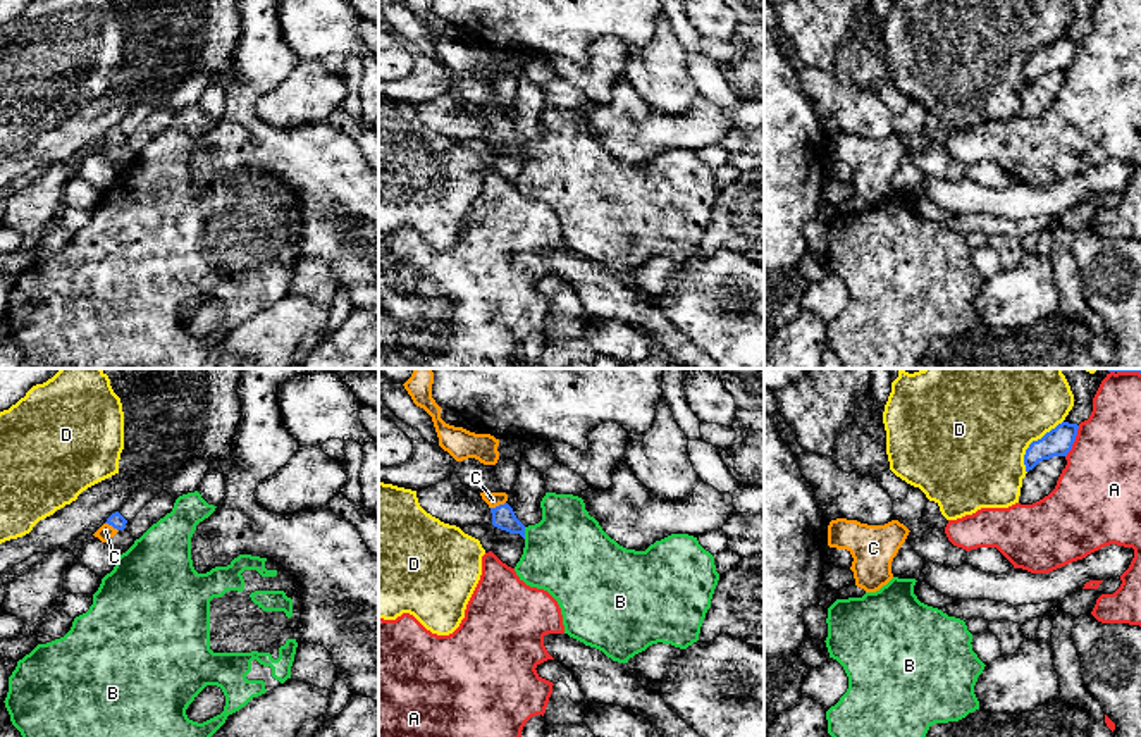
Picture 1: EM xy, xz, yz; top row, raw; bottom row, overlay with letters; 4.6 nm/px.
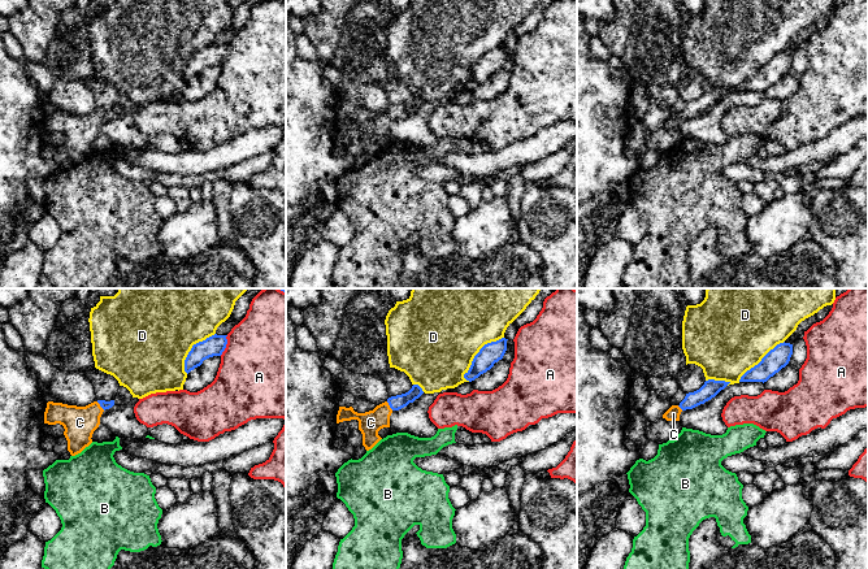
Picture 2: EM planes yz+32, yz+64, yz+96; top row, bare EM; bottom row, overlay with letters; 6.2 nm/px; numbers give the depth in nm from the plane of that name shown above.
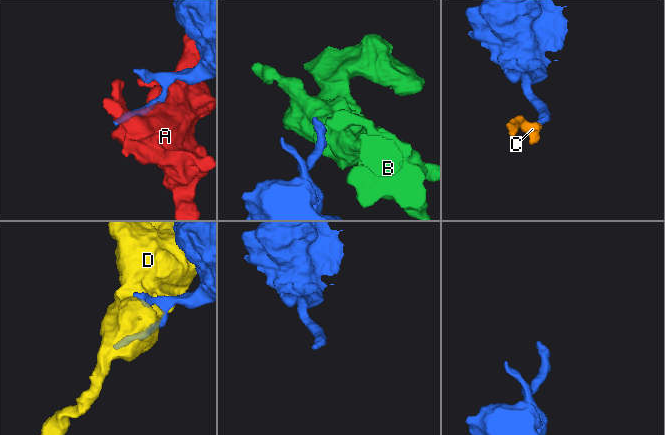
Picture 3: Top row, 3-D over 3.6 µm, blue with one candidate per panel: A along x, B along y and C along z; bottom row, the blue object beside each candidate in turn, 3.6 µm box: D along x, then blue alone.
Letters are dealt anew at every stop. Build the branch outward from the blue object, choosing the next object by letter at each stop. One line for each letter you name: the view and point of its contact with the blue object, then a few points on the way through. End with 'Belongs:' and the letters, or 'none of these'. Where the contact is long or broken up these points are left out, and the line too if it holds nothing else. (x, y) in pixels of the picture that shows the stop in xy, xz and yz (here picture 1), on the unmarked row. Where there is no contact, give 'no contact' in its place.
C: contact xz (499, 119); way xz (503, 131), (499, 119), (493, 114)
Belongs: C

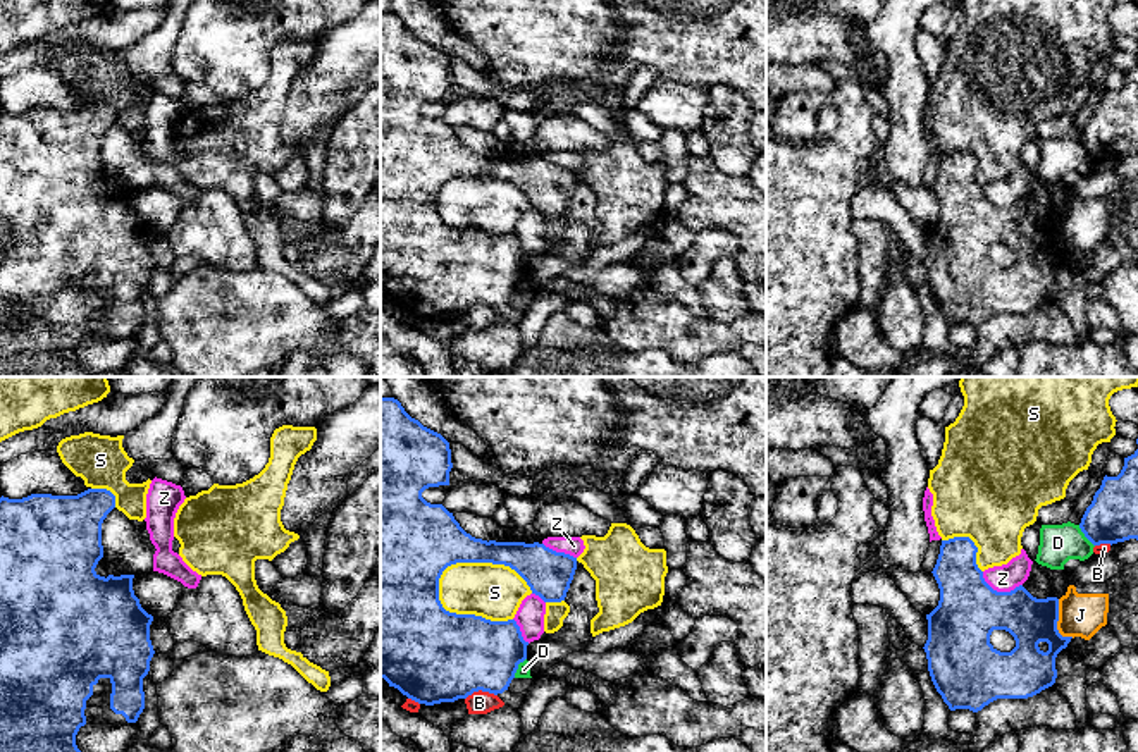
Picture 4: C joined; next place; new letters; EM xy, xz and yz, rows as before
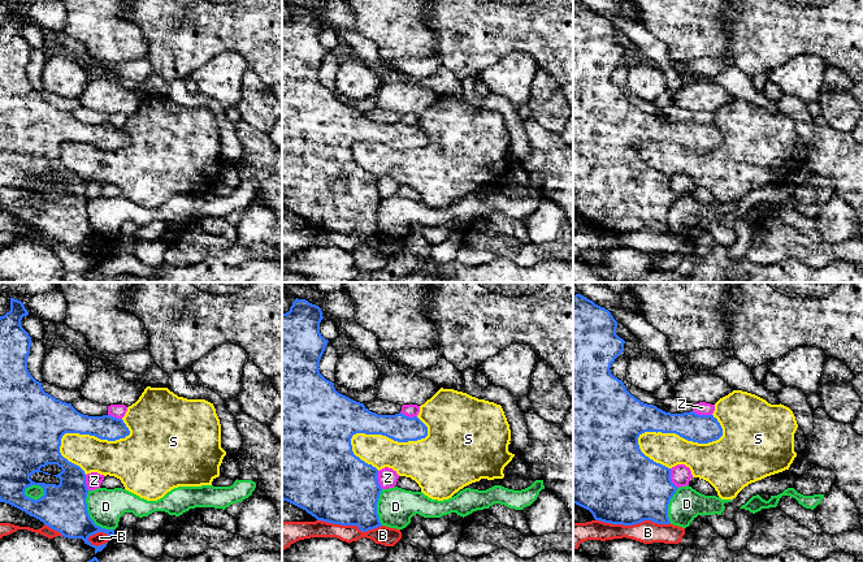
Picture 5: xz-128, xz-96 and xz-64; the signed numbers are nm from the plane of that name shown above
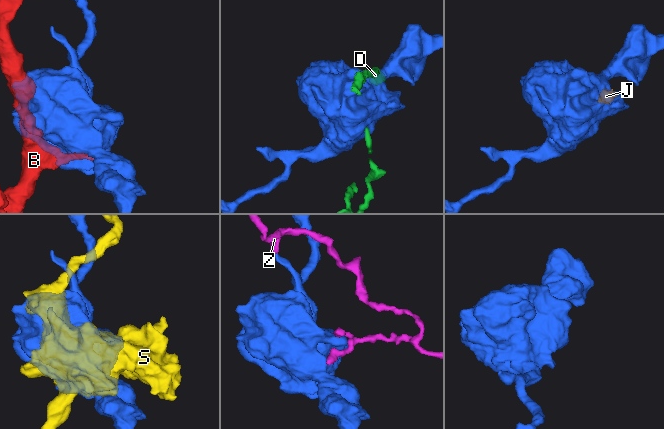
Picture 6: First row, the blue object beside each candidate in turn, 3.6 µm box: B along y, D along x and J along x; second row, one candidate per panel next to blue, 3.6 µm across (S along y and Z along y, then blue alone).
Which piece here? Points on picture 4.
Belongs: none of these

